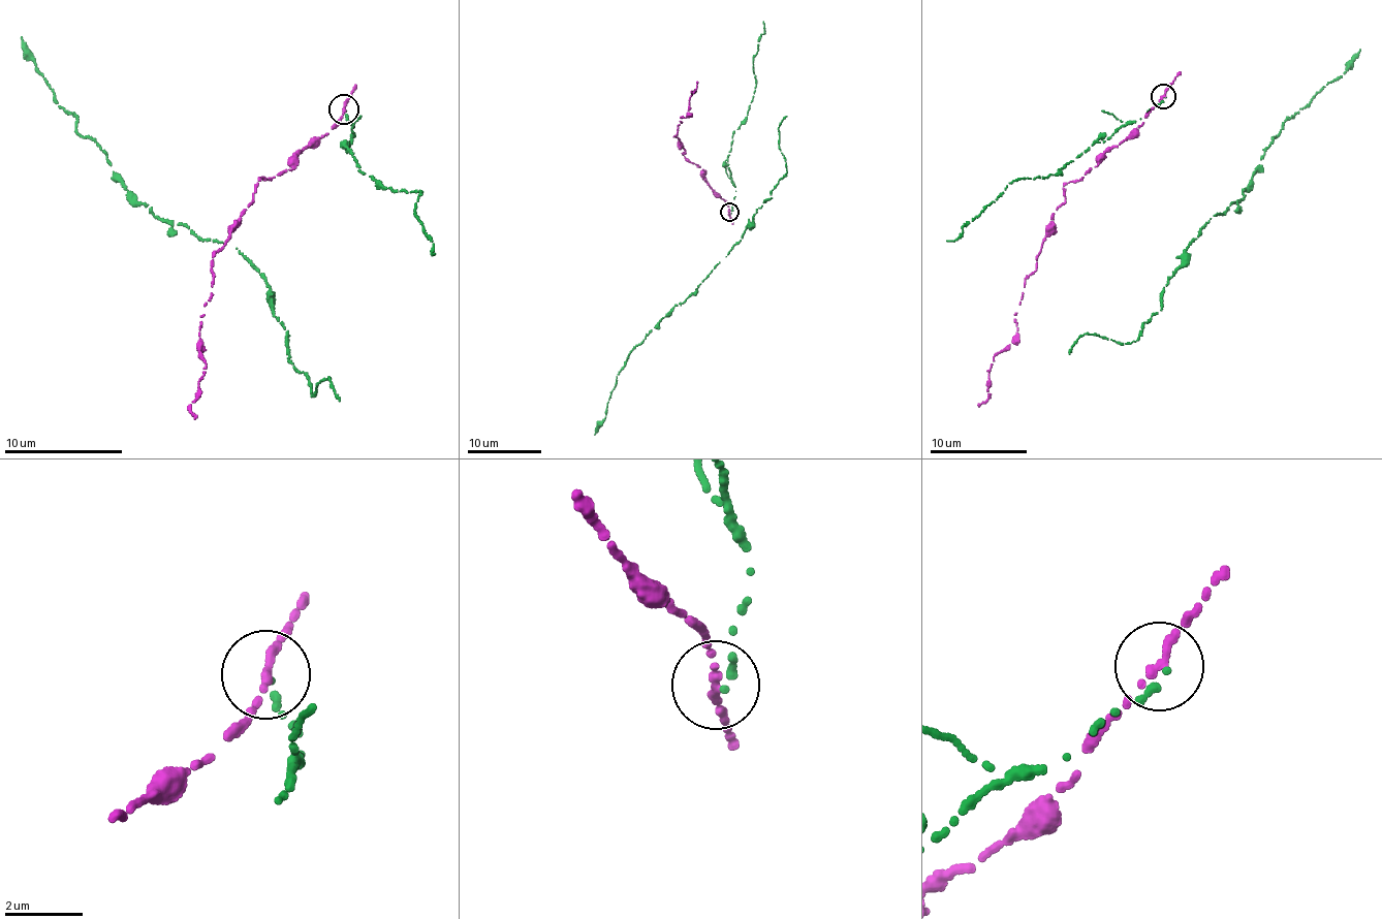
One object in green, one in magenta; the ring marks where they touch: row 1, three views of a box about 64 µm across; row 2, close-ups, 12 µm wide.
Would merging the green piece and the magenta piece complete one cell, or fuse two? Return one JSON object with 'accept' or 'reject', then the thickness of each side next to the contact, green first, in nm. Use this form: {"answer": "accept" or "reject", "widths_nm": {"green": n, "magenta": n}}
{"answer": "reject", "widths_nm": {"green": 170, "magenta": 190}}

